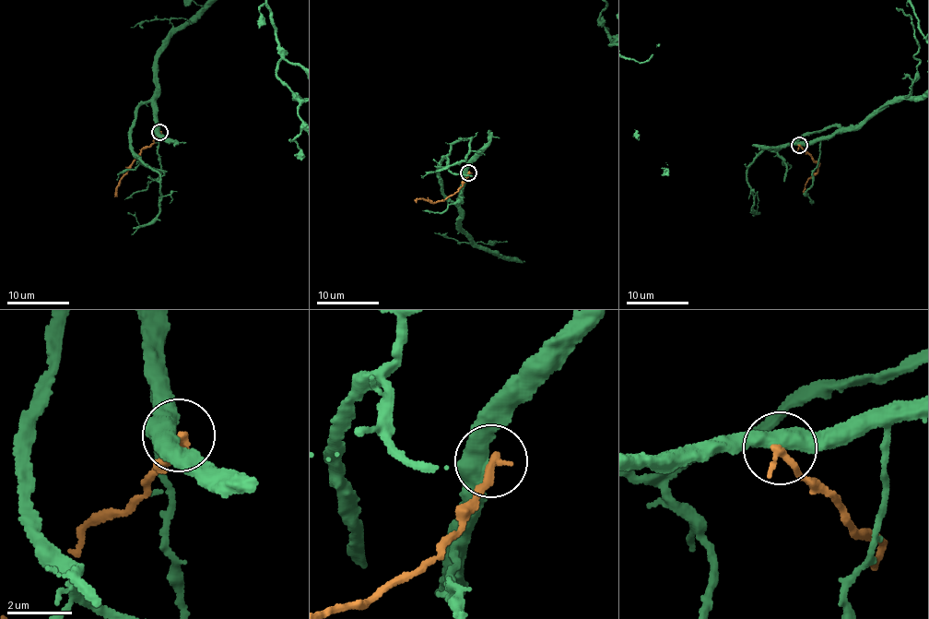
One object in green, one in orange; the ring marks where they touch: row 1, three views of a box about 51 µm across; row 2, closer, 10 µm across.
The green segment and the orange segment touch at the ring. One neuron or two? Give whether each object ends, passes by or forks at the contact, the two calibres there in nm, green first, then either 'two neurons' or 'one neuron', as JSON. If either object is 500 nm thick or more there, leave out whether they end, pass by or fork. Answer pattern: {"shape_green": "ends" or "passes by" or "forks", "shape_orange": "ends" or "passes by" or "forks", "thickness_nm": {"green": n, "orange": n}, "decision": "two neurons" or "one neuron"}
{"thickness_nm": {"green": 500, "orange": 280}, "decision": "two neurons"}

